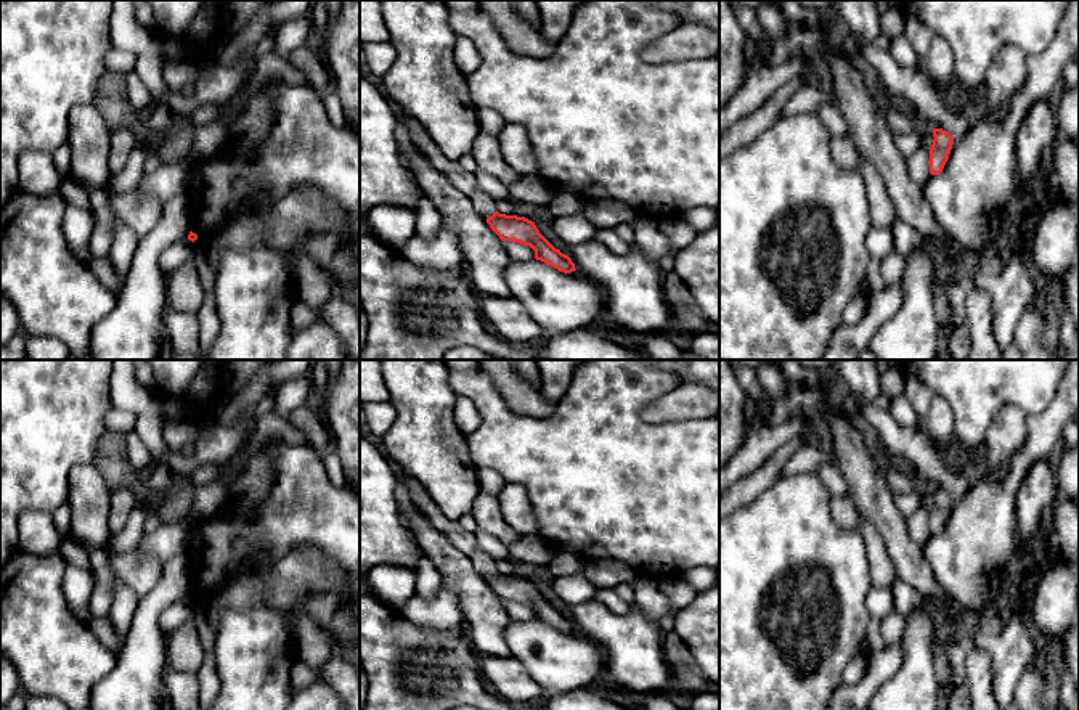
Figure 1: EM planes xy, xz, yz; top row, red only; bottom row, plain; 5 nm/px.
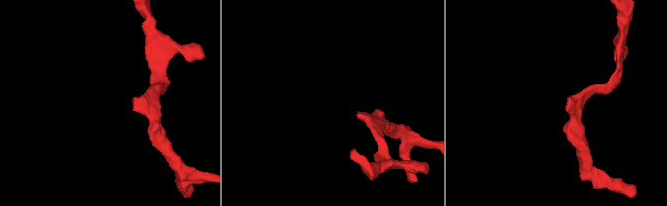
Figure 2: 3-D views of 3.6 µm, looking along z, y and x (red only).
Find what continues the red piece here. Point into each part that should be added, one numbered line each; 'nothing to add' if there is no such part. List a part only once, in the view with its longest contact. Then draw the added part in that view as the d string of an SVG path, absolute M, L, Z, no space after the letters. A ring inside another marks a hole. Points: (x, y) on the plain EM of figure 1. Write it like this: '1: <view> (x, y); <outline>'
1: yz (898, 482); M886 467L885 472L886 472L886 484L891 493L910 495L918 490L920 492L920 506L930 511L933 500L934 500L931 488L922 487L917 479L906 475L898 469Z

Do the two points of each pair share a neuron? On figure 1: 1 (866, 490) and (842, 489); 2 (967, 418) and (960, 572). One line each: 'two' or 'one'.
1: two
2: two

